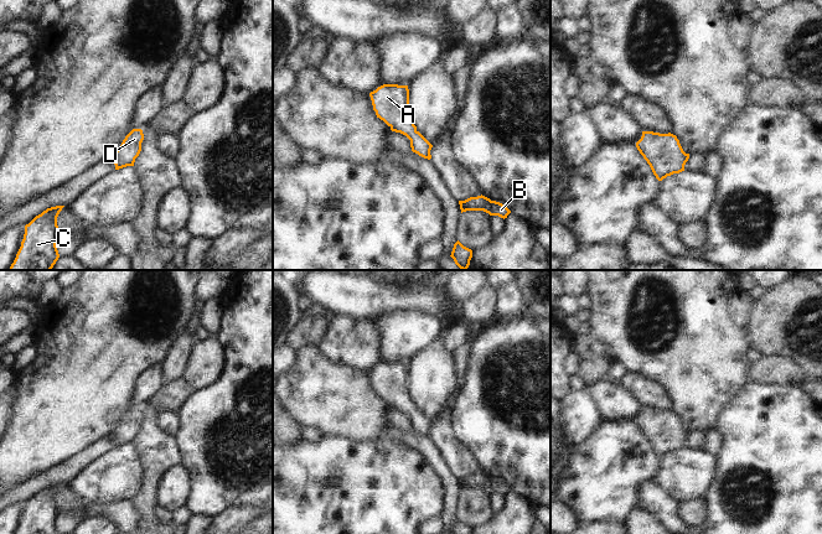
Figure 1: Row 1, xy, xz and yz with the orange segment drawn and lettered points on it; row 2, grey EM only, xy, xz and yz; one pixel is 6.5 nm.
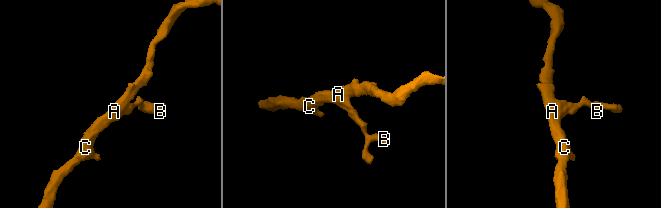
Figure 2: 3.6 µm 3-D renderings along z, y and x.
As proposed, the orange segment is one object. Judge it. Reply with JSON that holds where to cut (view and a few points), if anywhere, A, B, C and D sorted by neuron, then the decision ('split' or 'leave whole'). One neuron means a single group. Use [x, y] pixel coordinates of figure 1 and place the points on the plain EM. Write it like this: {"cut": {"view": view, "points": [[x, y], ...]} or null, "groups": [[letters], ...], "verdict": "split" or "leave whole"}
{"cut": null, "groups": [["A", "B", "C", "D"]], "verdict": "leave whole"}

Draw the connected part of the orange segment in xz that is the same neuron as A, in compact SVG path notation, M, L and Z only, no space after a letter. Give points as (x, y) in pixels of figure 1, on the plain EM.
M383 362L369 370L377 395L410 418L412 429L430 437L433 422L417 408L409 388L408 363Z

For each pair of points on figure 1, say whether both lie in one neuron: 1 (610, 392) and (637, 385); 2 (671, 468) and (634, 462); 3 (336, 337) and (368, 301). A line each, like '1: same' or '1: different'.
1: different
2: different
3: different

